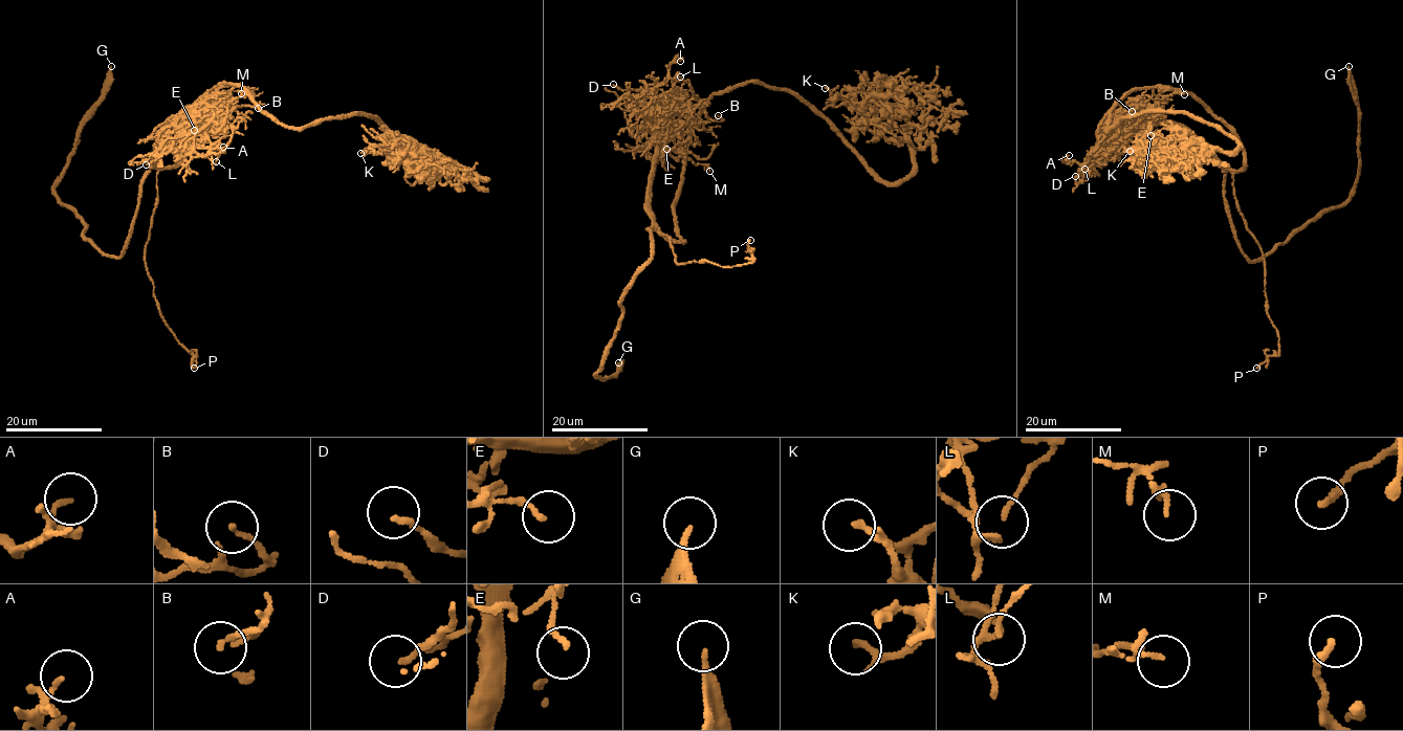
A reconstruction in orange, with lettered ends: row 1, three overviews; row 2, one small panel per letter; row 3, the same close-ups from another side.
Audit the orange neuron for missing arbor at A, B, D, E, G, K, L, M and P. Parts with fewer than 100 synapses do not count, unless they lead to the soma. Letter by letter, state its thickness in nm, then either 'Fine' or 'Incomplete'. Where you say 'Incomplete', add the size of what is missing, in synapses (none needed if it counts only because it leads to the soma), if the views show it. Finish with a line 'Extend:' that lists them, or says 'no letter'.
A: Thickness 80 nm. Fine
B: Thickness 120 nm. Fine
D: Thickness 150 nm. Fine
E: Thickness 150 nm. Fine
G: Thickness 170 nm. Incomplete
K: Thickness 120 nm. Fine
L: Thickness 70 nm. Fine
M: Thickness 130 nm. Fine
P: Thickness 200 nm. Fine
Extend: G

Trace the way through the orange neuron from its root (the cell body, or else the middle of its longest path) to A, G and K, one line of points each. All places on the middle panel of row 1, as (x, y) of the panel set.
A: (670, 150), (660, 139), (663, 117), (656, 91), (667, 80), (672, 63), (676, 58), (680, 61)
G: (670, 150), (655, 162), (647, 202), (653, 255), (623, 292), (621, 319), (597, 377), (610, 377), (618, 362)
K: (670, 150), (715, 94), (762, 82), (883, 180), (911, 173), (868, 95), (825, 88)

